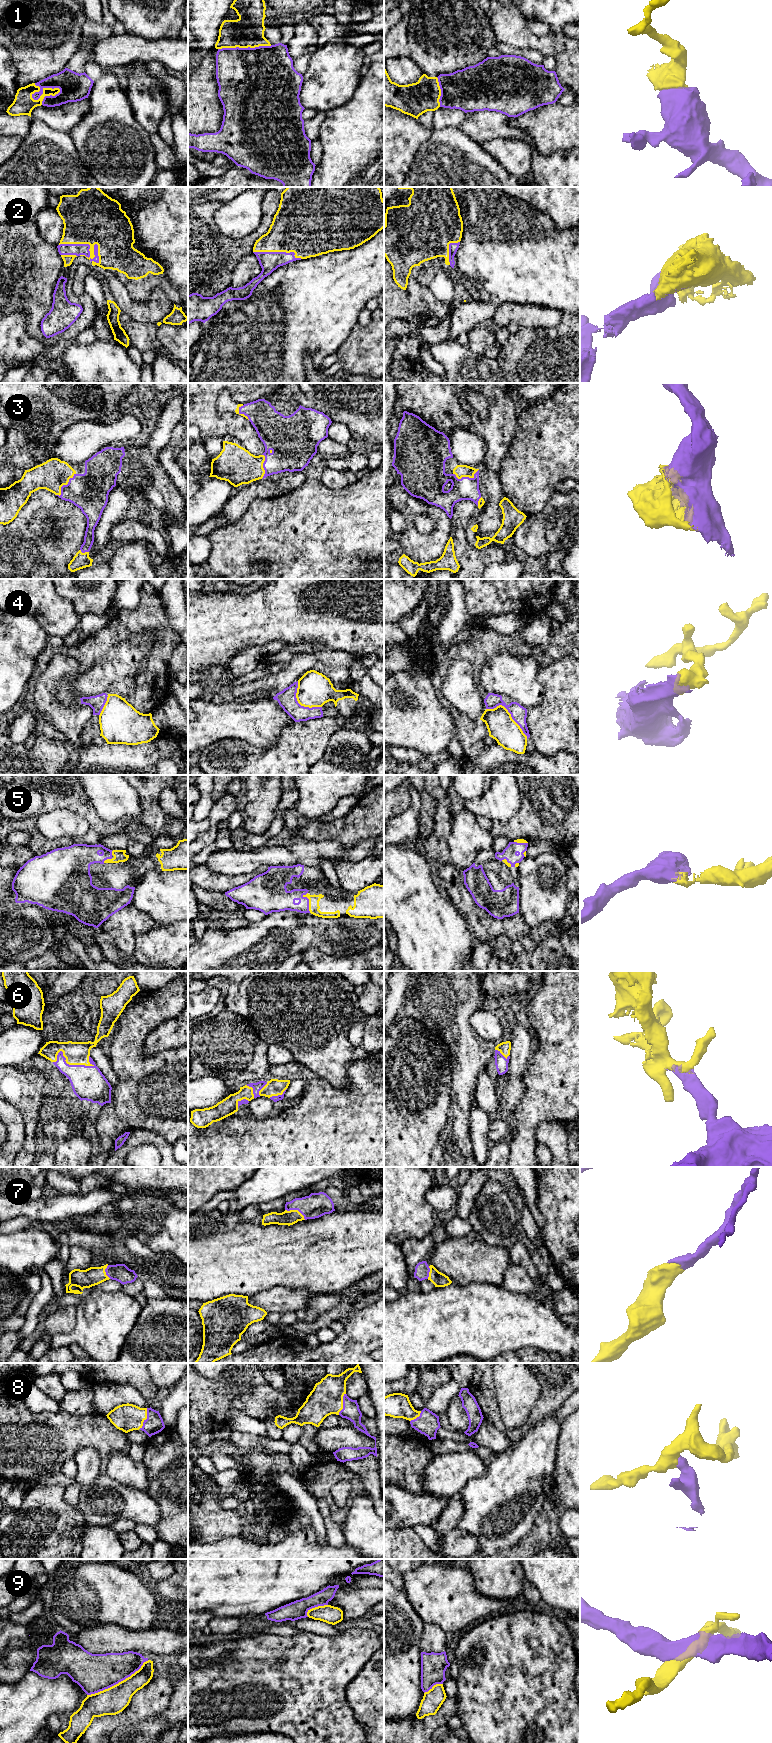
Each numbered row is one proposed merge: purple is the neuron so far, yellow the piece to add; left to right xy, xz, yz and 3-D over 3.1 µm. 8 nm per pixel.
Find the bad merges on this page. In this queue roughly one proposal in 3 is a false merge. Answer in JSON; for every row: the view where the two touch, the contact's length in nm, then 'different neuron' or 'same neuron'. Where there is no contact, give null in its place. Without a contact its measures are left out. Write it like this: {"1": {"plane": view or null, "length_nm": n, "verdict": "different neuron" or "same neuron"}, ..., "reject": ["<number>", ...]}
{"1": {"plane": "xy", "length_nm": 240, "verdict": "same neuron"}, "2": {"plane": "xy", "length_nm": 360, "verdict": "same neuron"}, "3": {"plane": "xy", "length_nm": 240, "verdict": "same neuron"}, "4": {"plane": "yz", "length_nm": 420, "verdict": "different neuron"}, "5": {"plane": "xz", "length_nm": 170, "verdict": "same neuron"}, "6": {"plane": "xy", "length_nm": 340, "verdict": "same neuron"}, "7": {"plane": "xz", "length_nm": 190, "verdict": "same neuron"}, "8": {"plane": "xy", "length_nm": 180, "verdict": "same neuron"}, "9": {"plane": "xy", "length_nm": 550, "verdict": "different neuron"}, "reject": ["4", "9"]}

